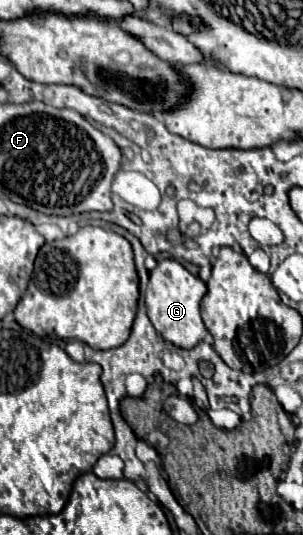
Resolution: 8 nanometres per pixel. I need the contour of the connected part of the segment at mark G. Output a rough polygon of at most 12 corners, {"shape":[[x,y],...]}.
{"shape":[[176,260],[150,272],[146,310],[178,348],[208,334],[206,284]]}

